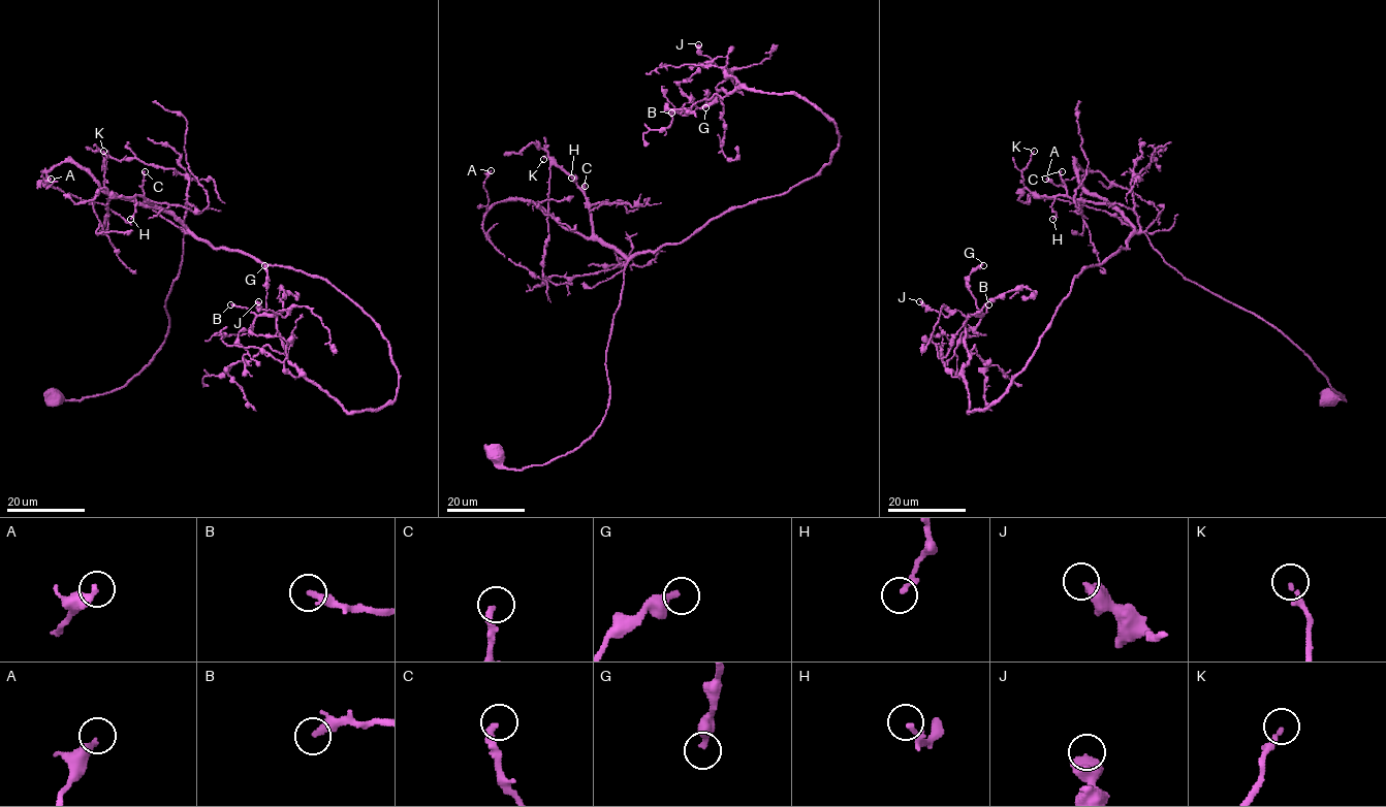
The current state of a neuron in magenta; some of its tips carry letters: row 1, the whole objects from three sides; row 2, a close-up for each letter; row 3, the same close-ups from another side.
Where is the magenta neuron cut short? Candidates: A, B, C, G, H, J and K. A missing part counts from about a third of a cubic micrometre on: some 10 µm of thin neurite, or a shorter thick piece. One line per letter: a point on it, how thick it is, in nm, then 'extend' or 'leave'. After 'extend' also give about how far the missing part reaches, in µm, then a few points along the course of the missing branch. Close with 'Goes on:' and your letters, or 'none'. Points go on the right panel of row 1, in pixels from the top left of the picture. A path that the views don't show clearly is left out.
A: place (1045, 179); calibre 280 nm; leave
B: place (988, 304); calibre 240 nm; extend; missing 15 µm
C: place (1062, 171); calibre 280 nm; extend; missing 15 µm
G: place (983, 265); calibre 320 nm; leave
H: place (1052, 219); calibre 200 nm; leave
J: place (919, 301); calibre 550 nm; leave
K: place (1034, 151); calibre 190 nm; leave
Goes on: B, C

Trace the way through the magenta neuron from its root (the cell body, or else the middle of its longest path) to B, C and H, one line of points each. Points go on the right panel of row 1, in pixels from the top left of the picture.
B: (1329, 398), (1301, 350), (1143, 232), (1073, 280), (1008, 390), (970, 413), (966, 319), (988, 304)
C: (1329, 398), (1345, 399), (1286, 336), (1186, 280), (1108, 203), (1069, 196), (1062, 171)
H: (1329, 398), (1345, 399), (1301, 350), (1253, 314), (1186, 280), (1108, 203), (1058, 195), (1052, 219)

